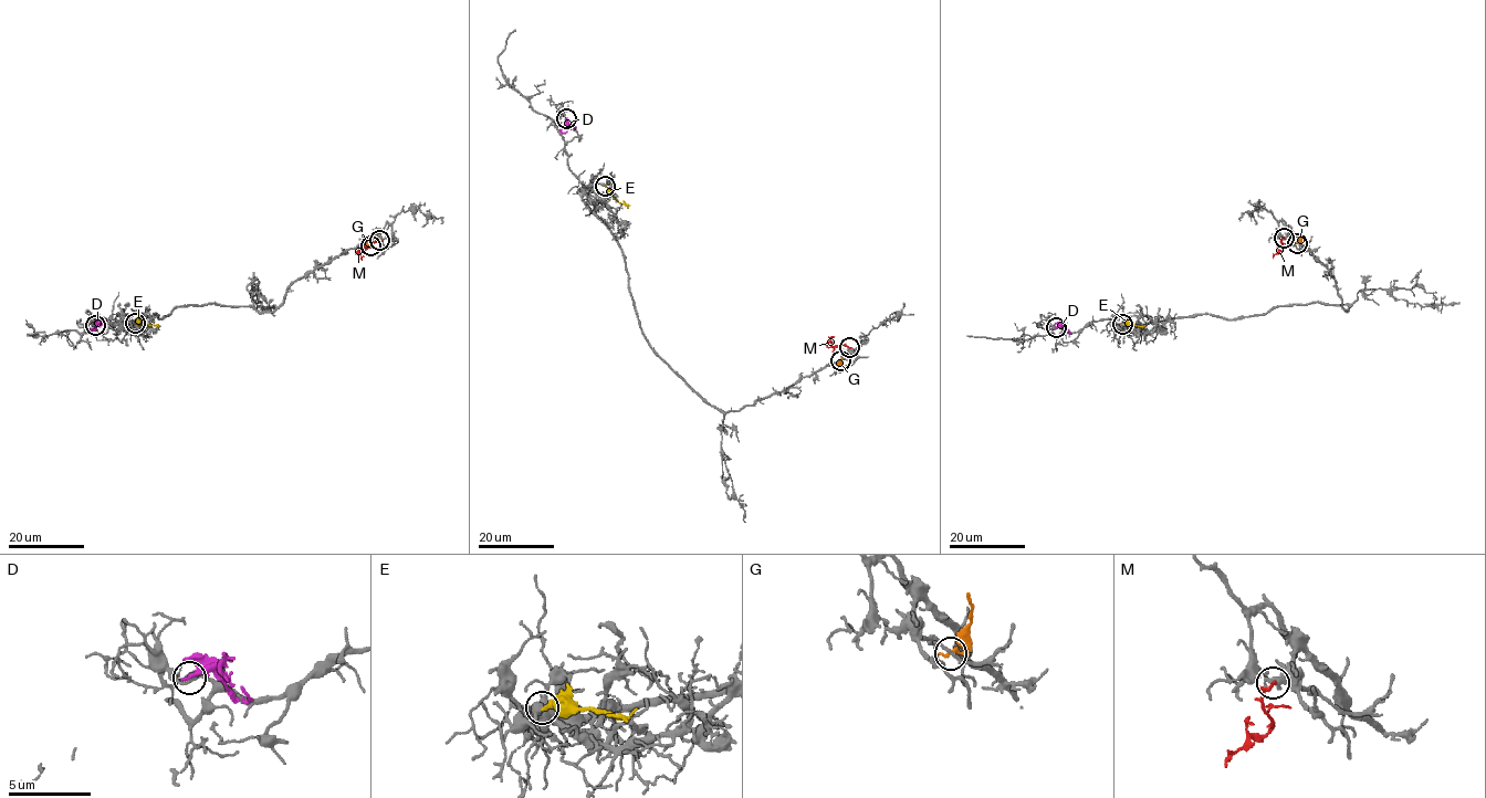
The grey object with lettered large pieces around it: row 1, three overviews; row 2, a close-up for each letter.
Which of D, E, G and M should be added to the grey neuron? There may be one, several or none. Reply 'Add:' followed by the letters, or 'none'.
Add: none

